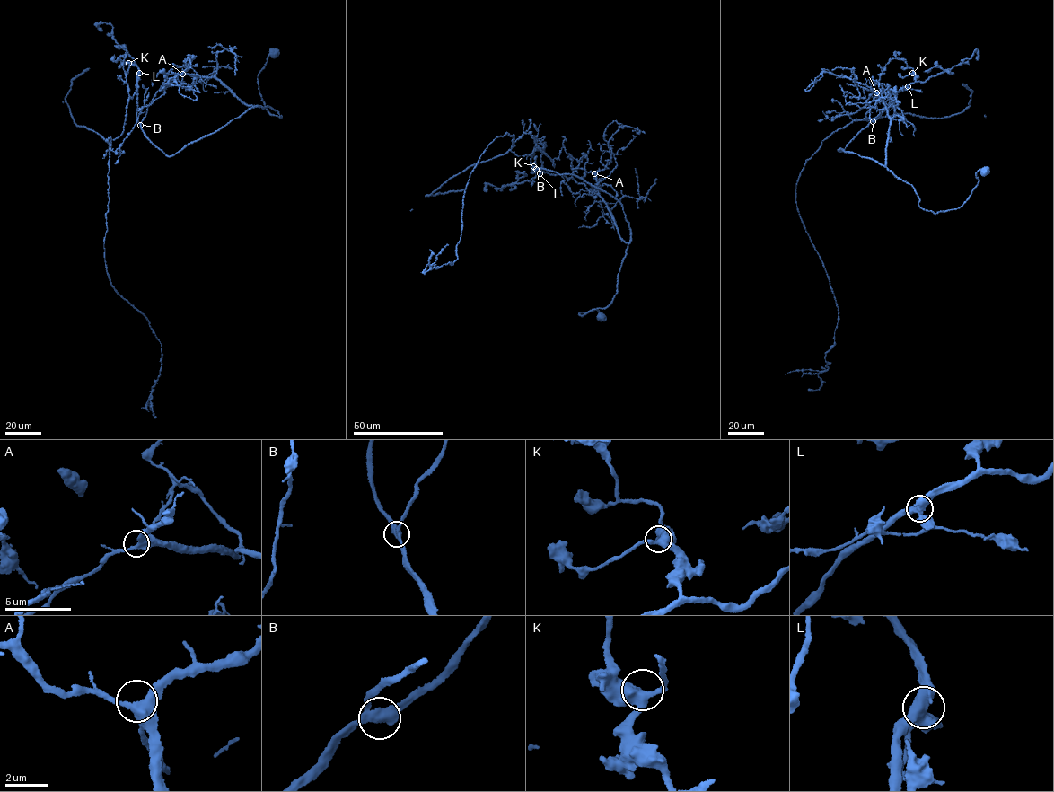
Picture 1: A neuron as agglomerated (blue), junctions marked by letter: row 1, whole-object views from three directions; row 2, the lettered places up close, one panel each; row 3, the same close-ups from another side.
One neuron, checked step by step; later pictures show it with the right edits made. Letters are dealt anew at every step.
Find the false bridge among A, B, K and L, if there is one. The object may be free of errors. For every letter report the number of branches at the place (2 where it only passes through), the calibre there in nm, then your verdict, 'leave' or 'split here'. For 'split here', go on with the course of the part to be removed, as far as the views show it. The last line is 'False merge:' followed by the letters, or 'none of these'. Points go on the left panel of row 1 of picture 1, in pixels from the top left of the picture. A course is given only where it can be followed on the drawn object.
A: 3 branches meet; 400 nm thick; leave
B: 3 branches meet; 420 nm thick; leave
K: 3 branches meet; 440 nm thick; leave
L: 3 branches meet; 440 nm thick; split here; foreign part runs (139, 73), (123, 132), (109, 148), (104, 259), (117, 293), (144, 315), (161, 343), (153, 415)
False merge: L

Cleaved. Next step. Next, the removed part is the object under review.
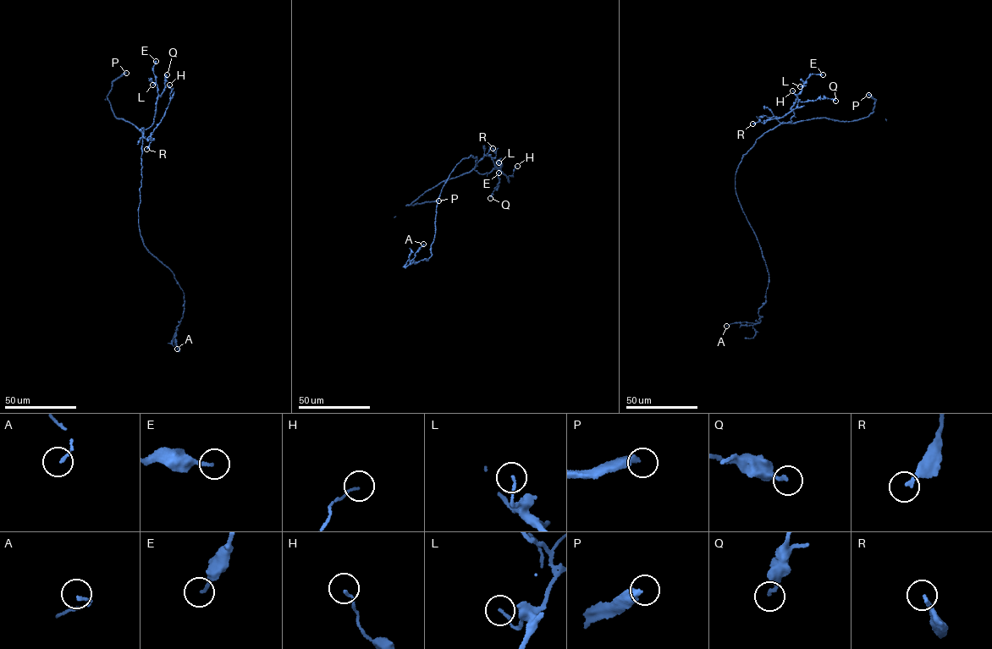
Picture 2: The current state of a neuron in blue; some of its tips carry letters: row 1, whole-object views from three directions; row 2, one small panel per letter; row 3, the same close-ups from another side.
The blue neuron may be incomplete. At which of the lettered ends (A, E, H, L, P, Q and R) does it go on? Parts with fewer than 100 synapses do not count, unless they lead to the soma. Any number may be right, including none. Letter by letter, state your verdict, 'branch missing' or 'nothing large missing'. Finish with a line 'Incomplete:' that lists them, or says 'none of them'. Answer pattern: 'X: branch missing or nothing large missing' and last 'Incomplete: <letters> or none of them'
A: nothing large missing
E: nothing large missing
H: nothing large missing
L: nothing large missing
P: branch missing
Q: nothing large missing
R: nothing large missing
Incomplete: P

